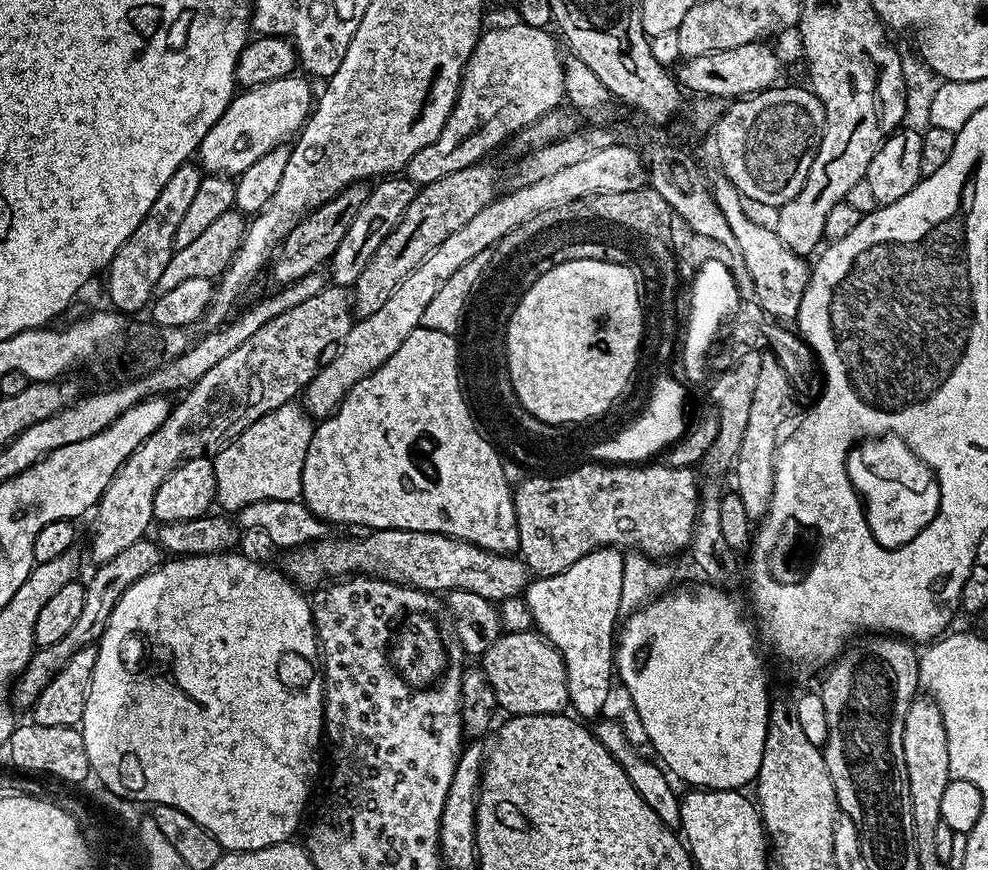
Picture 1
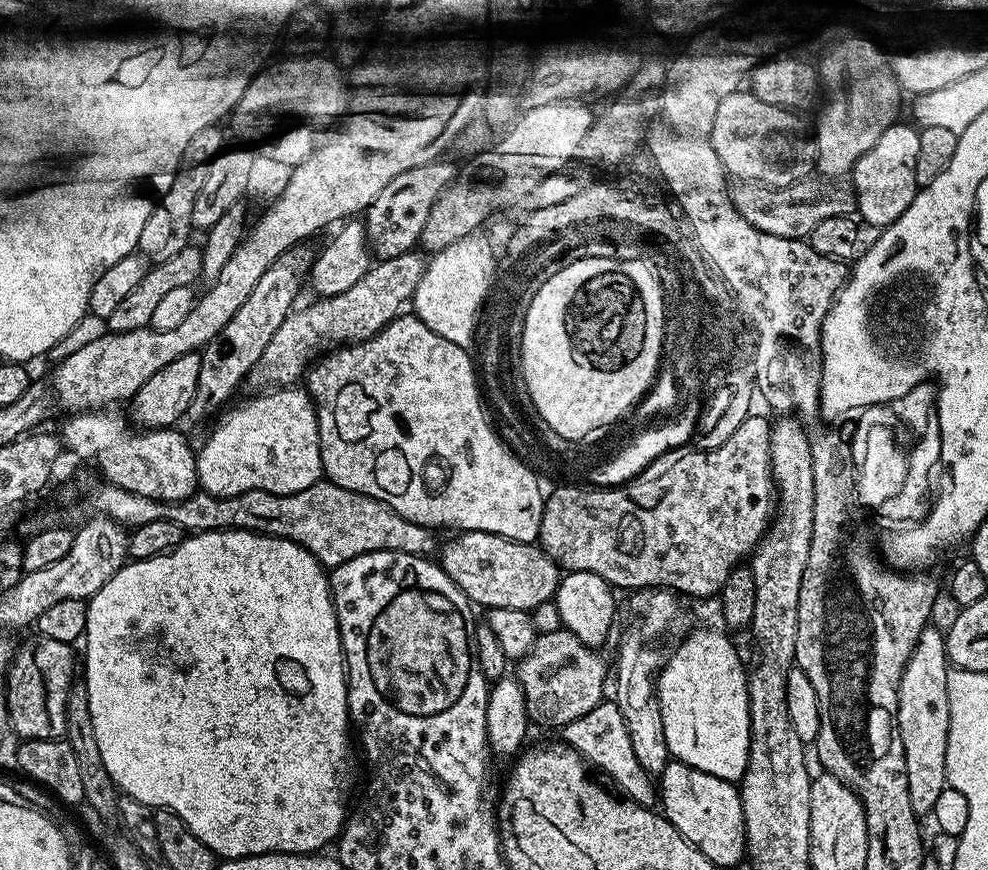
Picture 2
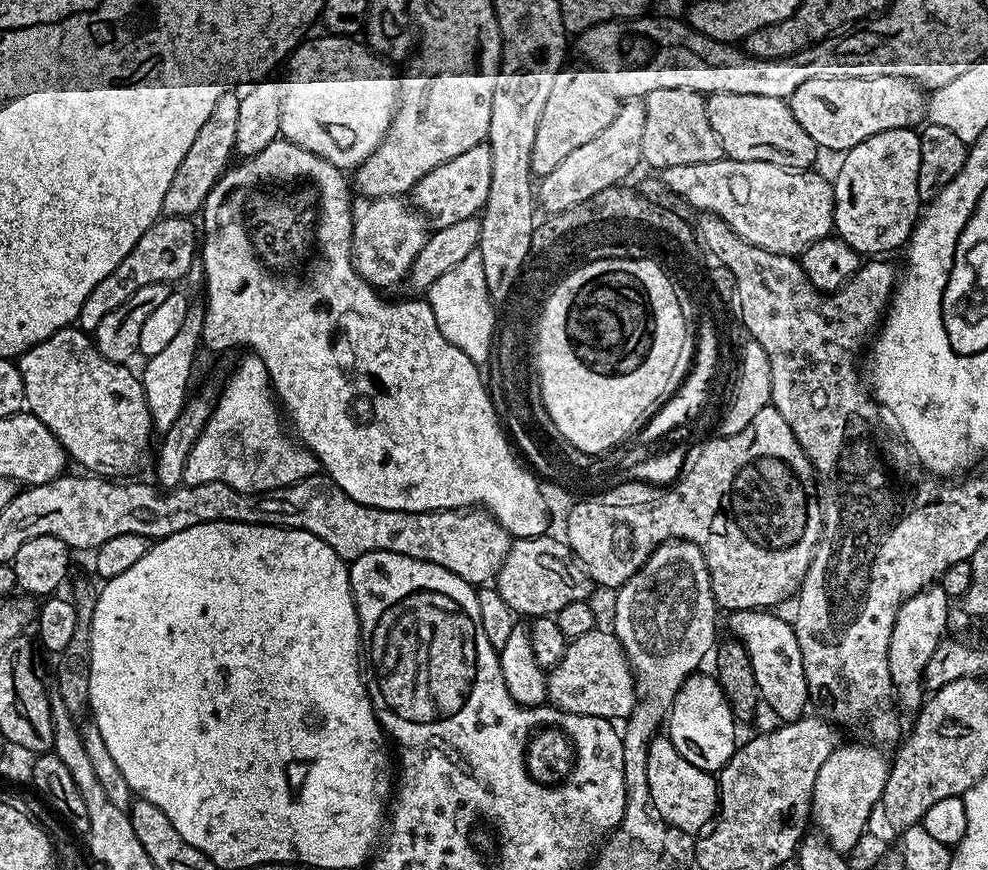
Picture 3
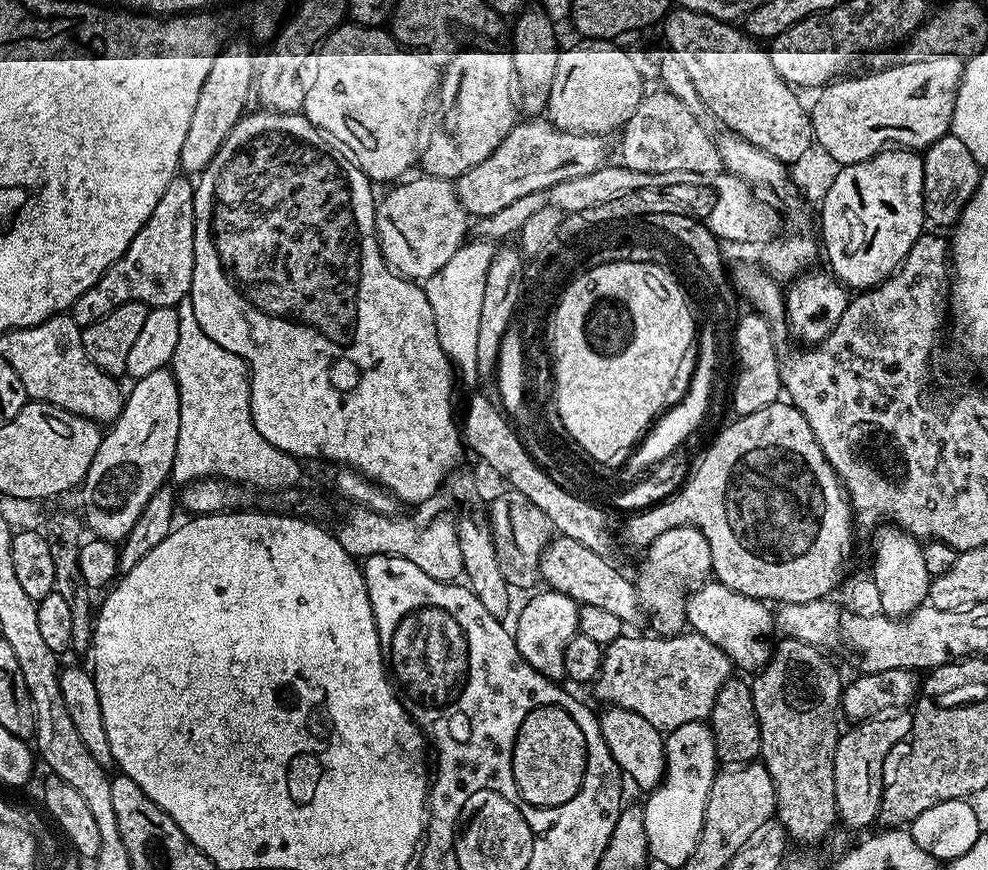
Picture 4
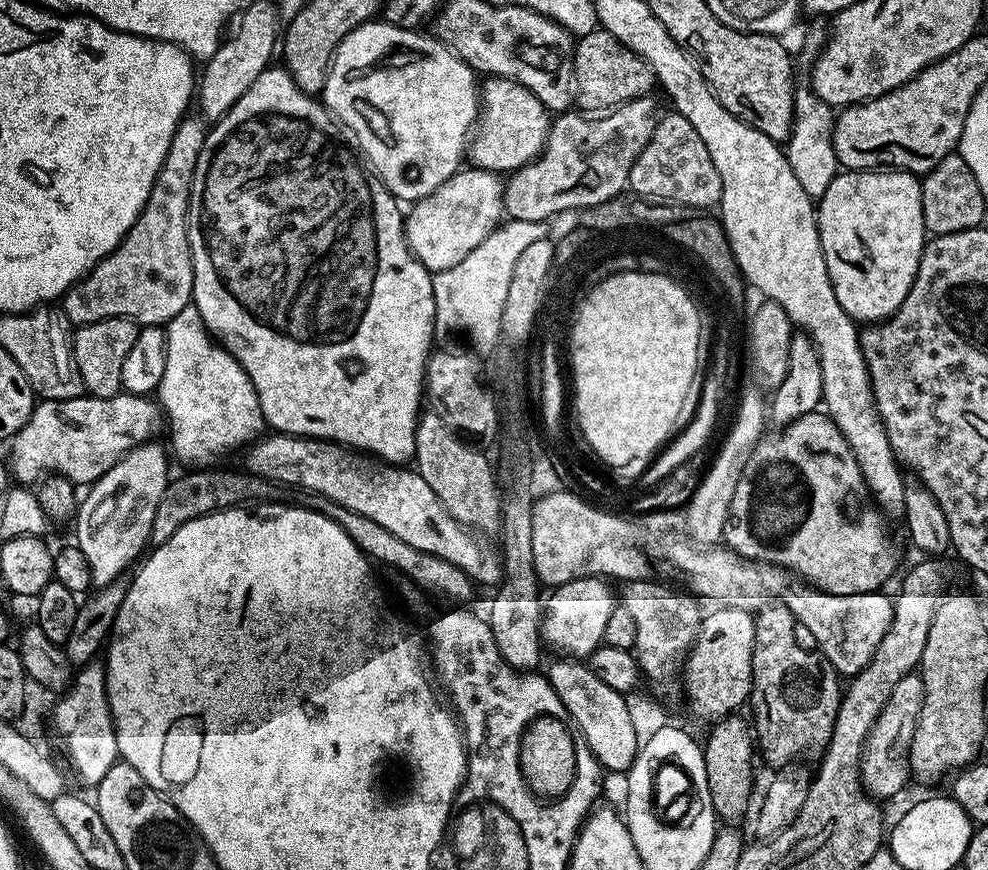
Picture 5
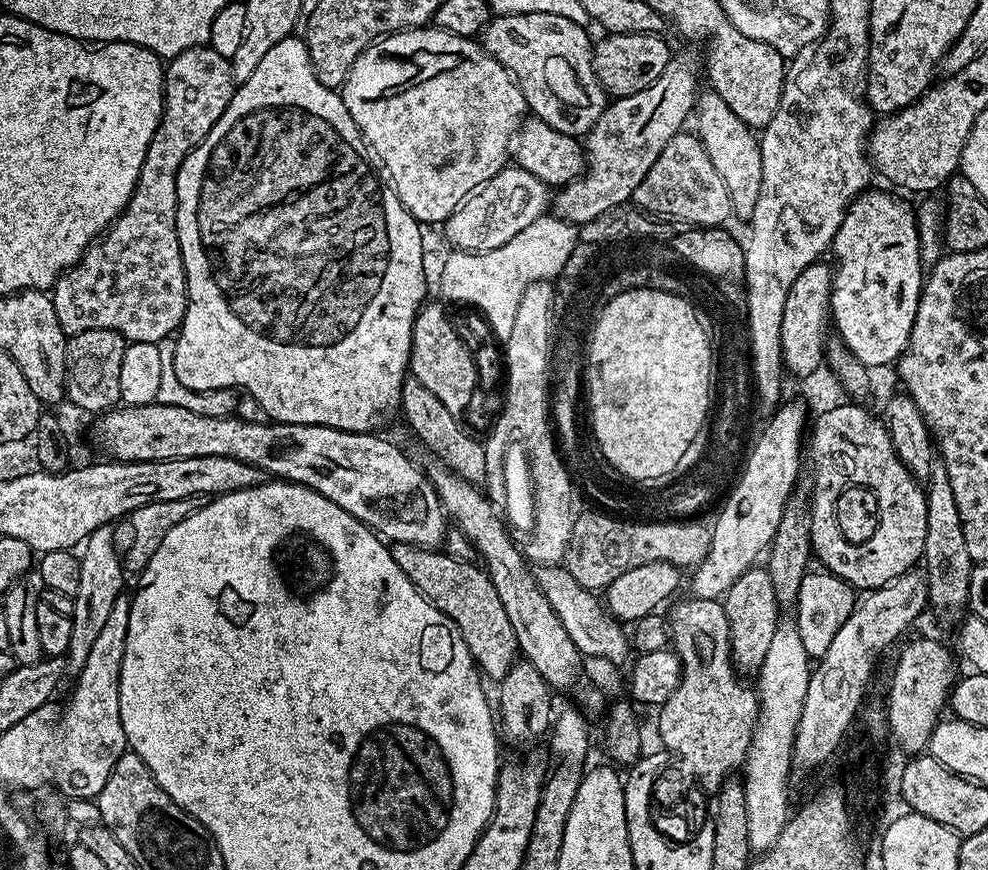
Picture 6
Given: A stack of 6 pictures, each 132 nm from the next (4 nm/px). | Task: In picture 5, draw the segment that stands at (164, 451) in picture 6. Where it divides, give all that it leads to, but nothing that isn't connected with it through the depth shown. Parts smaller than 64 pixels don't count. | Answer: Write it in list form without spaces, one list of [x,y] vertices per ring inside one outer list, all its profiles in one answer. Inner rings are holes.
[[[81,394],[69,400],[40,400],[33,408],[26,426],[22,426],[22,430],[10,441],[10,472],[24,486],[35,485],[49,473],[62,475],[76,486],[90,486],[98,478],[102,478],[106,470],[114,467],[126,453],[159,437],[156,435],[160,432],[160,424],[162,428],[162,409],[155,399],[147,395],[121,394],[98,398]]]

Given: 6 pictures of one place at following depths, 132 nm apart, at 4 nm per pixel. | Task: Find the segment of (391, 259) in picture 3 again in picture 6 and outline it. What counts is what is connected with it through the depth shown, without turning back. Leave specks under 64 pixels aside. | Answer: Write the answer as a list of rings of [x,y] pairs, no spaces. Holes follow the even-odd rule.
[[[510,164],[468,196],[445,220],[442,231],[452,244],[450,246],[459,251],[500,249],[531,222],[545,215],[549,206],[549,187],[520,165]]]

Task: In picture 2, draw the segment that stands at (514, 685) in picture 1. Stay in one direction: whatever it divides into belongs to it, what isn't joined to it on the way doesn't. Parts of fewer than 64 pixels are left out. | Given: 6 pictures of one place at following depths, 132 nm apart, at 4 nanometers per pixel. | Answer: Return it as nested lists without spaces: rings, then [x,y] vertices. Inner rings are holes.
[[[562,627],[553,633],[537,635],[530,654],[519,661],[518,679],[533,725],[563,730],[570,722],[590,714],[605,699],[604,687],[610,684],[610,668],[604,665],[601,653],[588,648],[574,633]]]

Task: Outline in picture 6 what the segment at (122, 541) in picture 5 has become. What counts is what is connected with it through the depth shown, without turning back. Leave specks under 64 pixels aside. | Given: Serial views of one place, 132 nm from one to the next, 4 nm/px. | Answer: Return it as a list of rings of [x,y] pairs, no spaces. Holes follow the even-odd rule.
[[[108,526],[94,530],[88,535],[82,548],[78,590],[71,601],[73,604],[72,608],[70,607],[70,646],[66,653],[69,673],[78,674],[82,666],[86,666],[90,646],[94,646],[98,633],[102,631],[102,625],[106,623],[106,617],[110,610],[114,610],[114,602],[125,591],[124,579],[126,573],[123,564],[120,563],[120,554],[116,550],[116,532]]]

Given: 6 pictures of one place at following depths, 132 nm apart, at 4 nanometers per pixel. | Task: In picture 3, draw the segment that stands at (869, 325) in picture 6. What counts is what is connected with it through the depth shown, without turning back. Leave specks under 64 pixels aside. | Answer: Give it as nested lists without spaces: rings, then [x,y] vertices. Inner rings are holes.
[[[911,128],[886,130],[858,142],[858,146],[843,153],[840,169],[834,177],[833,198],[835,220],[834,232],[856,252],[861,254],[892,254],[895,248],[907,245],[912,229],[916,227],[922,212],[922,201],[918,194],[918,166],[920,165],[920,134]]]

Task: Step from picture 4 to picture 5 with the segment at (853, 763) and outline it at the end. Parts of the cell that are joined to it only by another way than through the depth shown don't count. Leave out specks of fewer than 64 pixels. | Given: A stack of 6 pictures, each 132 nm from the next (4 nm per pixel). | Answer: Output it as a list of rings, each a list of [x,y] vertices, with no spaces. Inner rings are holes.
[[[911,672],[898,682],[890,700],[883,707],[868,735],[866,751],[861,760],[861,780],[865,791],[875,799],[890,798],[900,793],[911,777],[911,747],[917,720],[924,701],[924,683],[917,673]]]

